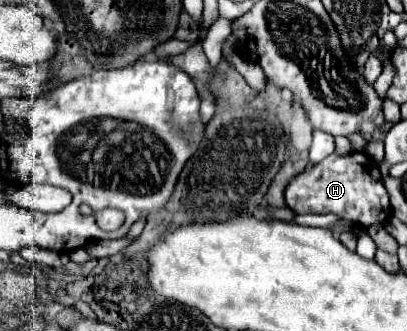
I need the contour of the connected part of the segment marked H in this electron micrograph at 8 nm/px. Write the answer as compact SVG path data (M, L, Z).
M357 151L345 157L333 153L313 169L297 175L285 191L285 201L287 207L297 215L333 213L357 227L385 223L387 217L391 215L389 195L383 187L379 165L369 155Z

